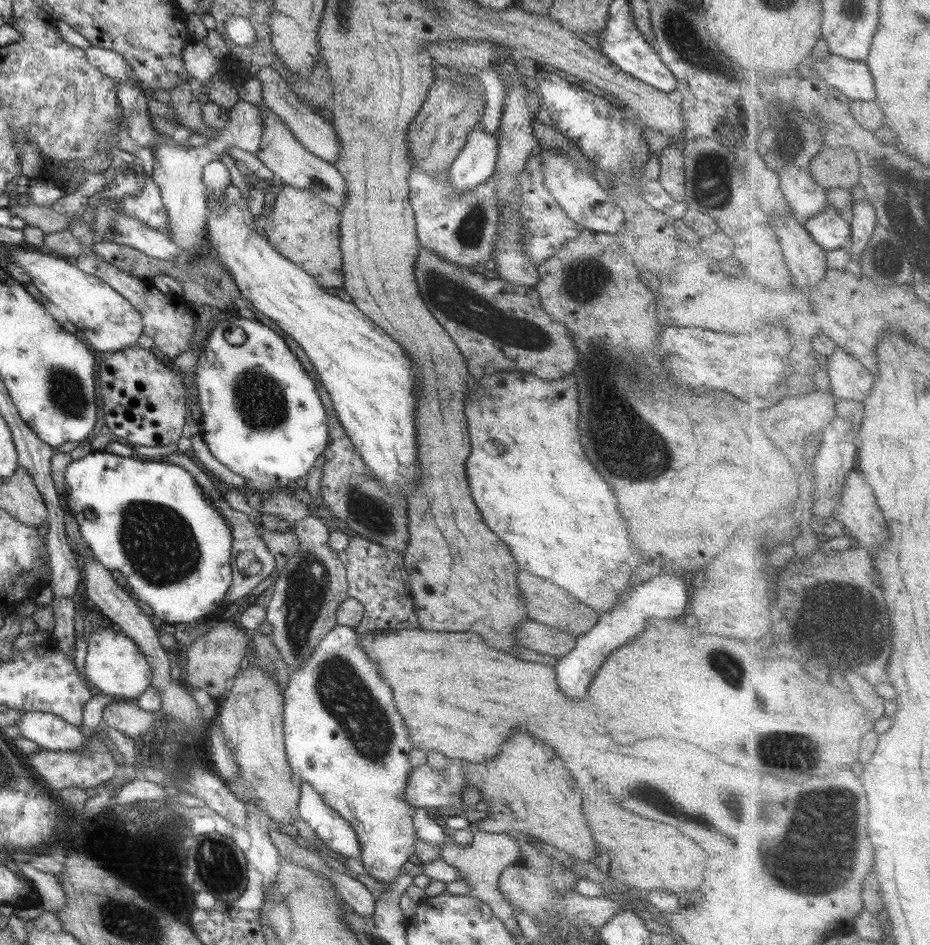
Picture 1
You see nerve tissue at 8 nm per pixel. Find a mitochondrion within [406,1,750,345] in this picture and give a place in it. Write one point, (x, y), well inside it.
(680, 33)

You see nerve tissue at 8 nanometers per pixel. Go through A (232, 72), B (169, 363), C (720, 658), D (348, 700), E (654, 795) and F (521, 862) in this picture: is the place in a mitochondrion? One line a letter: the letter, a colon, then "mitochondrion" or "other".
A: other
B: other
C: mitochondrion
D: mitochondrion
E: mitochondrion
F: other

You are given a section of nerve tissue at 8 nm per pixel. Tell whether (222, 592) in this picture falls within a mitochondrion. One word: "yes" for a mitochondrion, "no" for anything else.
no

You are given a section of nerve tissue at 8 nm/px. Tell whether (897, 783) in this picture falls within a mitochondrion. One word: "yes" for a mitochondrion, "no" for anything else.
no

